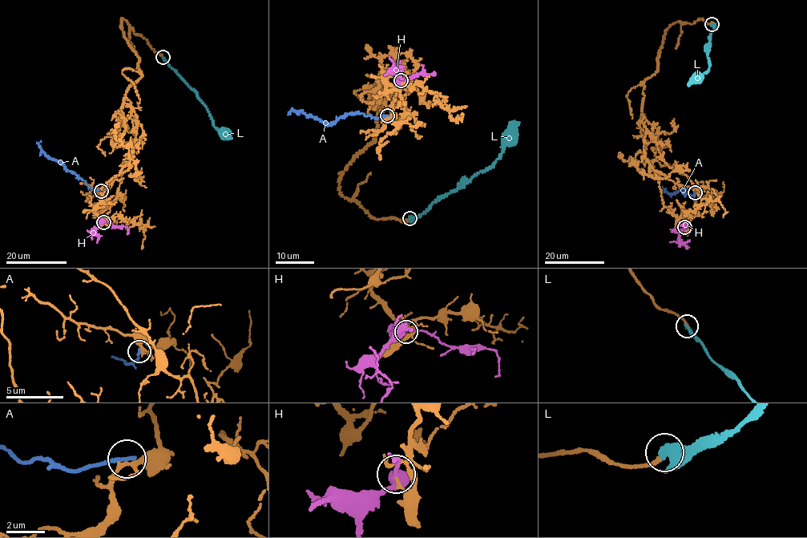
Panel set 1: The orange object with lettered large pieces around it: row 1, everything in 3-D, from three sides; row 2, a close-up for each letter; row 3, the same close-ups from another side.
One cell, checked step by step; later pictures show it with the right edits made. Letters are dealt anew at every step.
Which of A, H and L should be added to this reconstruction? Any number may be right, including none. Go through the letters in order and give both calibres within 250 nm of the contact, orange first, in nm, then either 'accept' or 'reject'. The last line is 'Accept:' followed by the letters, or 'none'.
A: calibres 180 and 240 nm; reject
H: calibres 150 and 260 nm; reject
L: calibres 200 and 280 nm; reject
Accept: none

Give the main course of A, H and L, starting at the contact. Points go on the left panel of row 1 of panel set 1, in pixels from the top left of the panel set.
A: (101, 191), (89, 188), (83, 180), (65, 170), (64, 166), (46, 156), (38, 145), (41, 141)
H: (103, 222), (127, 227), (127, 234)
L: (163, 57), (196, 92), (209, 114), (213, 127), (220, 134), (232, 138)

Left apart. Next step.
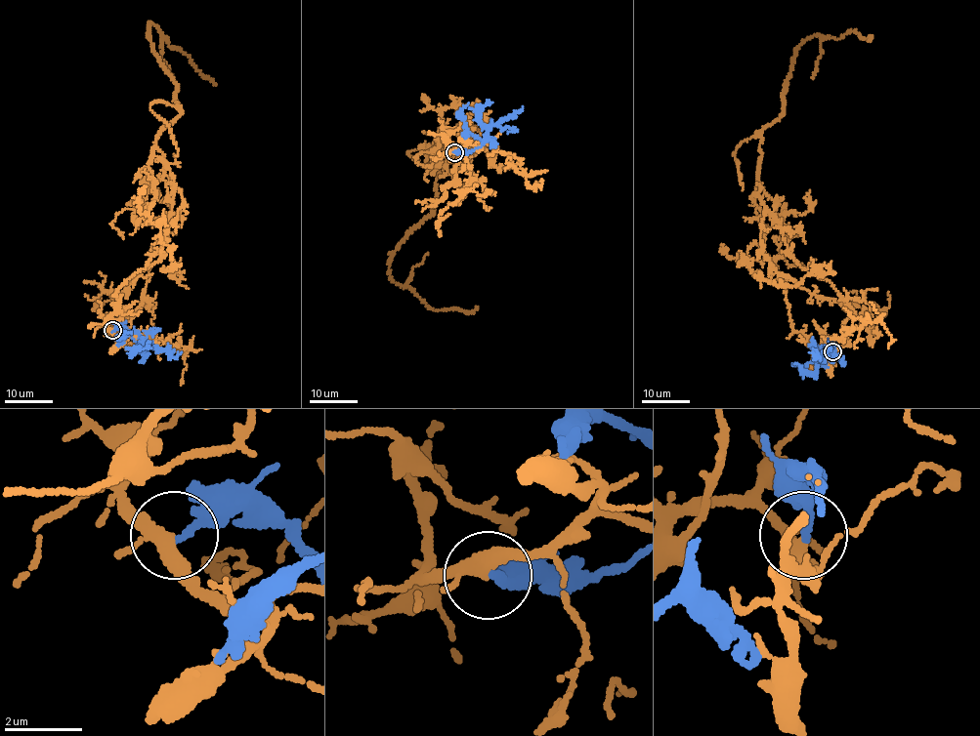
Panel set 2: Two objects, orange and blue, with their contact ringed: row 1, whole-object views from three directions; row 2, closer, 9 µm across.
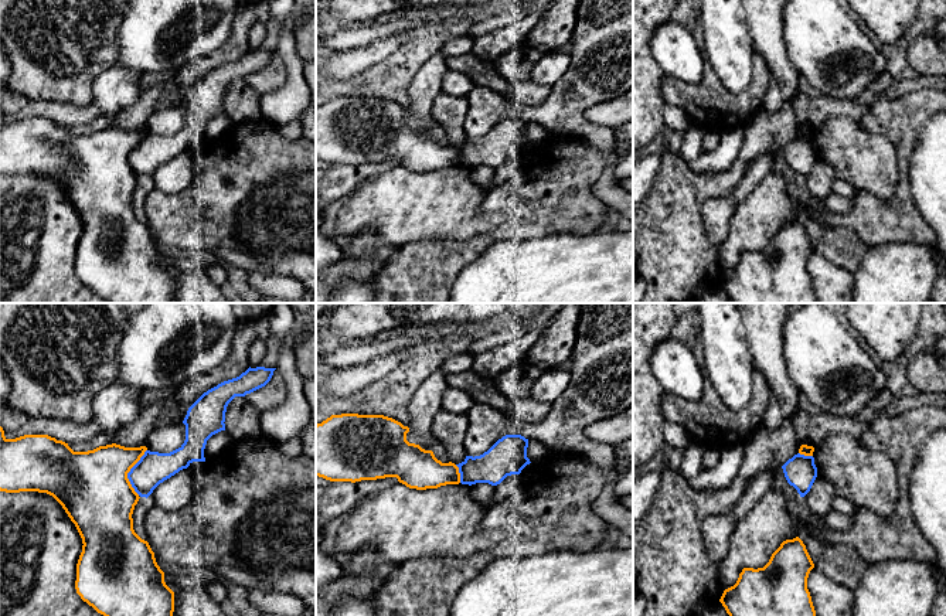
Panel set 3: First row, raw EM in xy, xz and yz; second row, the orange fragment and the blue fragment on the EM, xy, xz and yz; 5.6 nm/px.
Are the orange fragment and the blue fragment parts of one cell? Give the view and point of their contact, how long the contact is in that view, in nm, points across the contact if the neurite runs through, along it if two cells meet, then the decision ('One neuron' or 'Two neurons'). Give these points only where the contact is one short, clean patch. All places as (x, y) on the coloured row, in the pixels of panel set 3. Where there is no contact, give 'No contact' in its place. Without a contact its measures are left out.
Touches orange at xy (129, 470). Shared border 260 nm. Boundary: xy (146, 449), (128, 473), (128, 480), (138, 494). Two neurons

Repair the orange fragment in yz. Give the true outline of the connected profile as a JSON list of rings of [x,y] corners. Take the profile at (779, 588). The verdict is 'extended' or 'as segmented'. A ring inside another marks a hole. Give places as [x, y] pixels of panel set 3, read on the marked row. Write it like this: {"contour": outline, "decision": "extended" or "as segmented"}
{"contour": [[[786,540],[763,568],[743,568],[719,602],[729,616],[816,616],[807,589],[813,568],[803,541]]], "decision": "as segmented"}

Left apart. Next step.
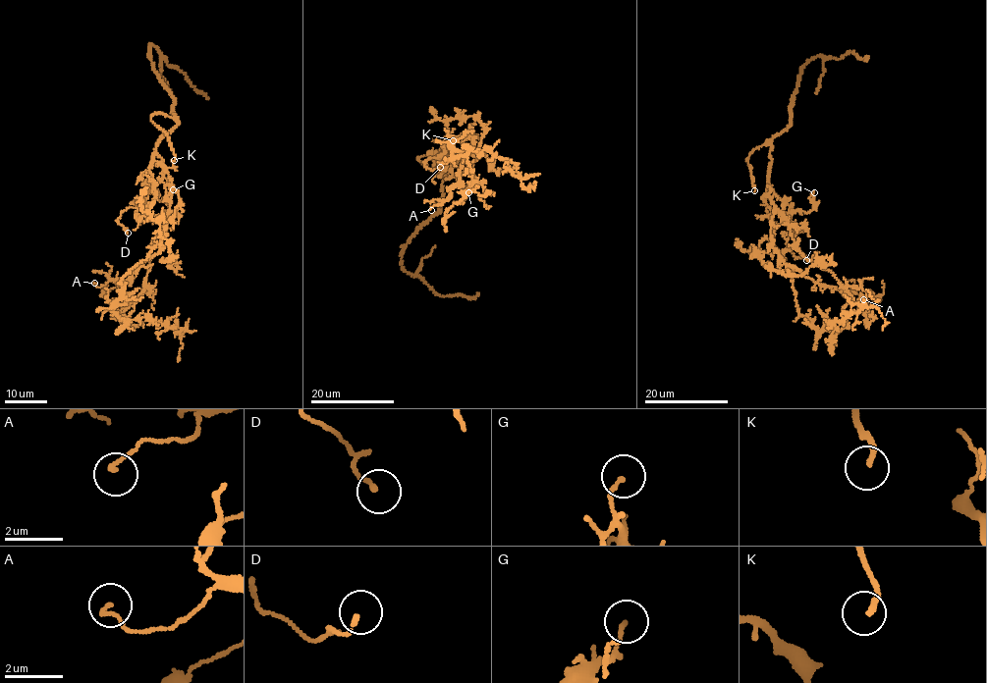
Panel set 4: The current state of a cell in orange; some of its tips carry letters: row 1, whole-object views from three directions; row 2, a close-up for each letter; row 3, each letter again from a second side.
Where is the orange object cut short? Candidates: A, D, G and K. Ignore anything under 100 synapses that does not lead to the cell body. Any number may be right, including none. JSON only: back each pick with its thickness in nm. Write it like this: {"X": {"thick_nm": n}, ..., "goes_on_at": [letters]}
{"K": {"thick_nm": 170}, "goes_on_at": ["K"]}

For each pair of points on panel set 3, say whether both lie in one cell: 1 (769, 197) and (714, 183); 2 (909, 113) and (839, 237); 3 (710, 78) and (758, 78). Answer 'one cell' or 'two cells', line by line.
1: two cells
2: two cells
3: one cell

